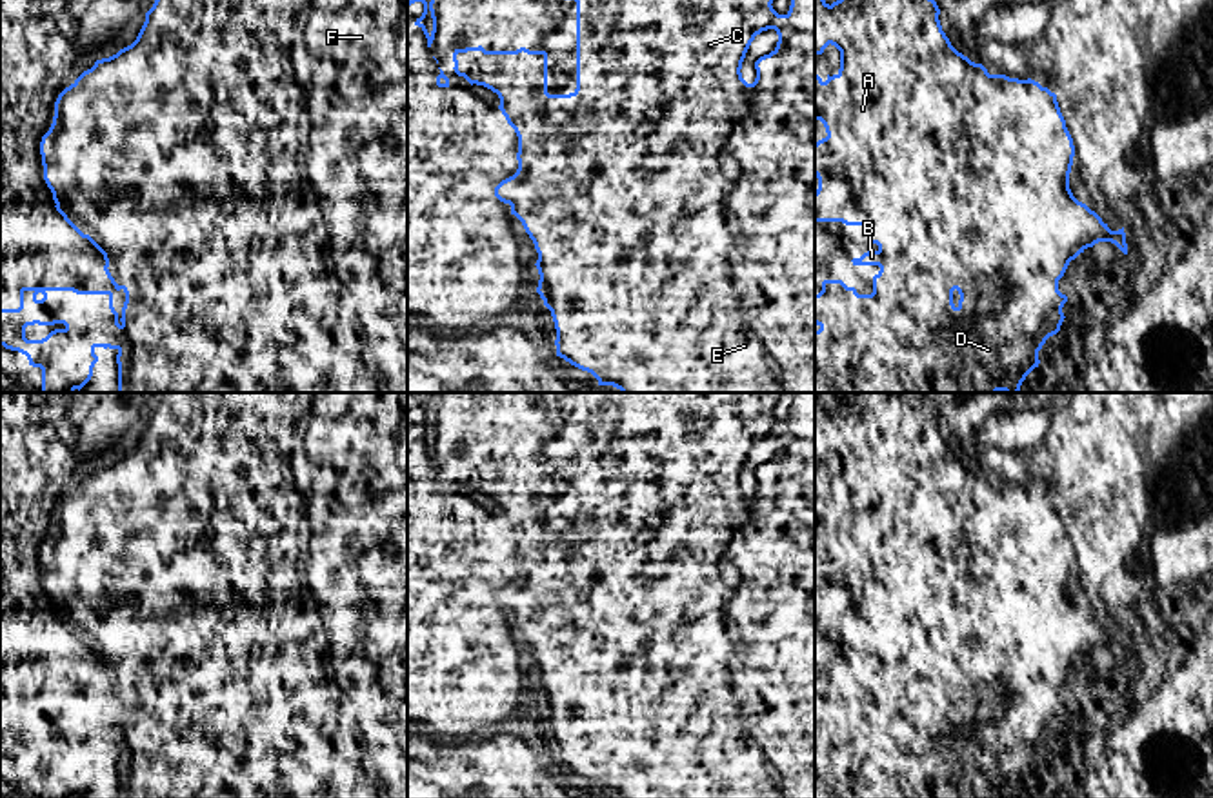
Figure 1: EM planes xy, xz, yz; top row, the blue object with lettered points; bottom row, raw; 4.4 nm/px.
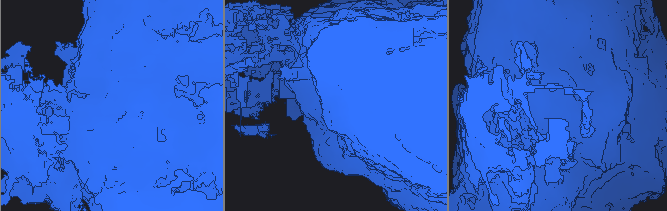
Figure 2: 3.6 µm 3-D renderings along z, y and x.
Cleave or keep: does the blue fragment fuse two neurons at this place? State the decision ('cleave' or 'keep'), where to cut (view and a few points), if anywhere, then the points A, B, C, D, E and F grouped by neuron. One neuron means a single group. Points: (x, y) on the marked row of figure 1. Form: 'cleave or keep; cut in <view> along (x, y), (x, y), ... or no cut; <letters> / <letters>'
cleave; cut in yz along (1006, 286), (964, 346), (952, 308), (857, 295); A C D E F / B

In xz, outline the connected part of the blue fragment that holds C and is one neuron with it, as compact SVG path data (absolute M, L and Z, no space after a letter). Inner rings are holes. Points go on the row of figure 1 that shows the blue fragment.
M575 0L575 2L576 2L576 89L575 89L575 91L573 91L573 93L569 93L569 95L549 95L549 93L547 93L547 53L546 53L546 51L533 51L533 100L531 100L531 102L526 102L526 104L522 104L522 105L513 105L513 104L507 104L507 102L506 102L506 100L502 100L502 98L500 98L500 105L498 105L498 109L500 109L500 111L502 111L502 115L504 115L504 116L506 116L506 120L507 120L507 124L509 124L509 125L511 125L511 127L513 127L513 129L526 129L526 131L527 131L527 133L526 133L526 135L524 135L524 136L520 136L520 138L518 138L518 149L520 149L520 151L522 151L522 156L524 156L524 176L522 176L522 180L520 180L520 182L518 182L518 184L516 184L516 187L515 187L515 191L513 191L513 196L511 196L511 205L513 205L513 209L515 209L515 214L516 214L516 218L518 218L518 220L520 220L520 222L522 222L522 225L524 225L524 229L526 229L526 233L527 233L527 234L529 234L529 238L531 238L531 240L533 240L533 244L535 244L535 249L536 249L536 253L538 253L538 260L536 260L536 264L535 264L535 265L536 265L536 269L538 269L538 274L540 274L540 280L538 280L538 287L536 287L536 293L538 293L538 294L540 294L540 298L542 298L542 300L544 300L544 305L546 305L546 307L547 307L547 309L549 309L549 311L551 311L551 316L553 316L553 322L555 322L555 329L556 329L556 340L555 340L555 345L556 345L556 356L560 356L560 358L564 358L564 360L566 360L566 362L569 362L569 364L571 364L571 365L575 365L575 367L578 367L578 369L582 369L582 371L587 371L587 373L591 373L591 374L593 374L593 376L595 376L595 378L596 378L596 380L598 380L598 385L613 385L613 387L617 387L617 389L620 389L620 391L622 391L622 393L815 393L815 0L791 0L791 5L789 5L789 11L787 11L787 13L786 13L786 15L778 15L778 13L777 13L777 11L775 11L775 9L773 9L773 5L771 5L771 4L773 4L773 0ZM767 29L775 29L775 31L777 31L777 35L778 35L778 42L777 42L777 47L775 47L775 49L773 49L773 51L771 51L771 53L769 53L769 55L764 55L764 56L760 56L760 58L758 58L758 60L757 60L757 62L755 62L755 69L757 69L757 78L755 78L755 82L753 82L753 84L747 84L747 82L746 82L746 80L744 80L744 78L742 78L742 73L740 73L740 69L742 69L742 62L744 62L744 58L746 58L746 53L747 53L747 49L749 49L749 45L751 45L751 42L753 42L753 40L755 40L755 36L757 36L757 35L760 35L760 33L762 33L762 31L767 31Z

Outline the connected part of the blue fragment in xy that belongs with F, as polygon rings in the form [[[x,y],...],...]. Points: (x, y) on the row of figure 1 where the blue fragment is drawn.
[[[155,0],[155,4],[153,4],[153,7],[151,7],[151,9],[149,9],[149,11],[147,11],[147,13],[145,13],[145,22],[144,22],[144,25],[142,25],[142,29],[140,29],[140,33],[138,33],[138,36],[136,36],[136,40],[135,40],[135,42],[133,42],[133,44],[131,44],[131,45],[127,45],[127,47],[124,47],[124,49],[120,49],[120,51],[118,51],[118,53],[116,53],[116,55],[113,55],[113,56],[109,56],[109,58],[102,58],[102,60],[96,60],[96,62],[95,62],[95,65],[93,65],[93,67],[91,67],[91,69],[87,69],[87,71],[84,71],[84,73],[82,73],[82,75],[80,75],[80,76],[78,76],[78,78],[76,78],[76,80],[75,80],[75,82],[73,82],[73,84],[71,84],[71,85],[69,85],[69,87],[65,87],[65,89],[64,89],[64,91],[62,91],[62,93],[60,93],[60,95],[58,95],[58,98],[56,98],[56,102],[55,102],[55,116],[53,116],[53,124],[51,124],[51,127],[49,127],[49,131],[53,131],[53,133],[55,133],[55,135],[53,135],[53,138],[51,138],[51,140],[45,140],[45,138],[44,138],[44,140],[42,140],[42,165],[44,165],[44,171],[45,171],[45,176],[47,176],[47,182],[45,182],[45,184],[47,184],[47,187],[49,187],[49,189],[51,189],[51,191],[55,191],[55,193],[56,193],[56,195],[58,195],[58,196],[60,196],[60,198],[64,198],[64,200],[65,200],[65,202],[67,202],[67,204],[65,204],[65,205],[60,205],[60,204],[56,204],[56,205],[55,205],[55,207],[56,207],[56,211],[58,211],[58,213],[60,213],[60,214],[62,214],[62,216],[64,216],[64,214],[69,214],[69,213],[71,213],[71,211],[73,211],[73,209],[76,209],[76,211],[80,211],[80,213],[82,213],[82,214],[84,214],[84,216],[85,216],[85,220],[87,220],[87,224],[89,224],[89,227],[91,227],[91,231],[93,231],[93,234],[95,234],[95,238],[96,238],[96,242],[98,242],[98,245],[100,245],[100,249],[102,249],[102,251],[104,251],[104,254],[105,254],[105,256],[104,256],[104,260],[105,260],[105,265],[104,265],[104,271],[105,271],[105,274],[107,274],[107,278],[109,278],[109,280],[111,280],[111,284],[113,284],[113,285],[115,285],[115,289],[116,289],[116,291],[120,291],[120,289],[124,289],[124,284],[125,284],[125,282],[129,282],[129,284],[131,284],[131,285],[133,285],[133,298],[131,298],[131,305],[129,305],[129,309],[127,309],[127,311],[122,311],[122,318],[120,318],[120,322],[122,322],[122,327],[124,327],[124,329],[125,329],[125,342],[124,342],[124,344],[122,344],[122,345],[120,345],[120,347],[118,347],[118,354],[116,354],[116,364],[118,364],[118,393],[407,393],[407,0]]]

